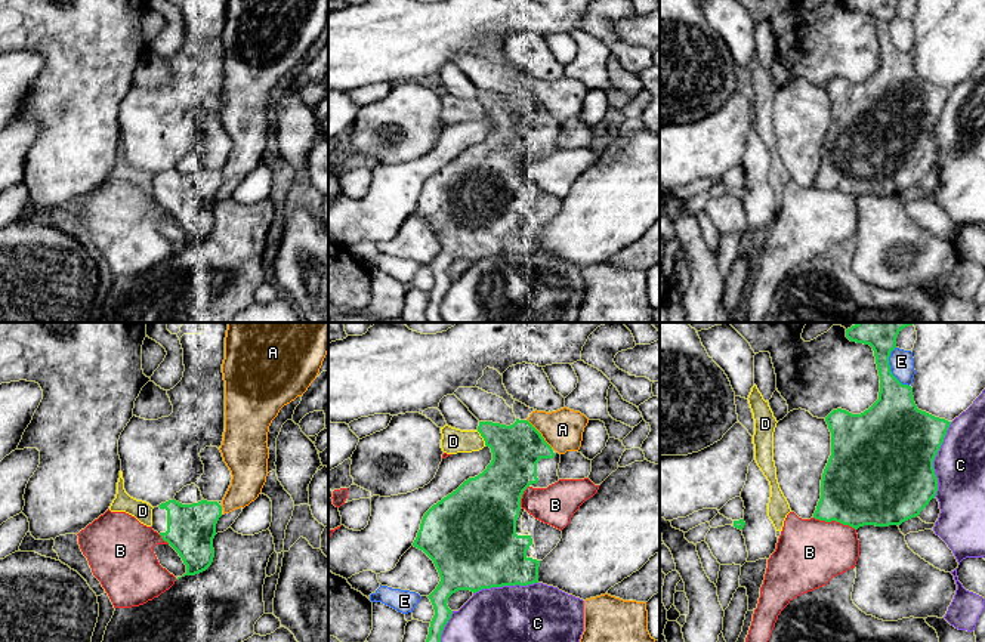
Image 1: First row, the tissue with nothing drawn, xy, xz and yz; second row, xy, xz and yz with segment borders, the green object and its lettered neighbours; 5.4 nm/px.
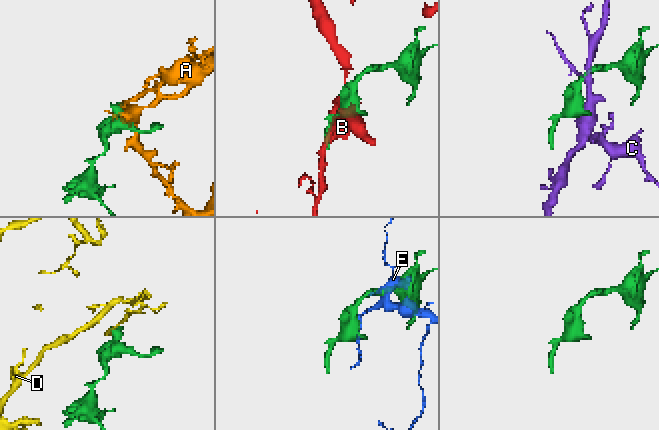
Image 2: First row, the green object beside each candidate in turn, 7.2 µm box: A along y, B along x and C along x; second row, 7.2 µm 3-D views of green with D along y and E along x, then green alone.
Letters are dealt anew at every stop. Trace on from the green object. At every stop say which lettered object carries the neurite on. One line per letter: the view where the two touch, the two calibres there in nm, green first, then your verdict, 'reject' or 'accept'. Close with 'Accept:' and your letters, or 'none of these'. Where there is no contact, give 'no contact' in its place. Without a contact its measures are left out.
A: xz | 260/220 nm | reject
B: yz | 440/360 nm | reject
C: yz | 500/280 nm | reject
D: xz | 260/130 nm | reject
E: yz | 240/130 nm | reject
Accept: none of these

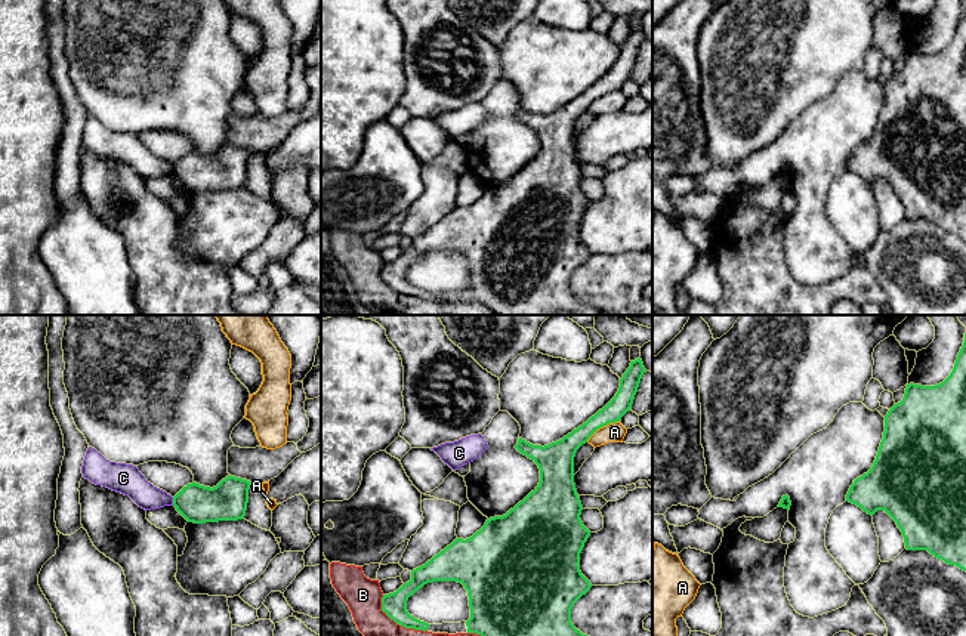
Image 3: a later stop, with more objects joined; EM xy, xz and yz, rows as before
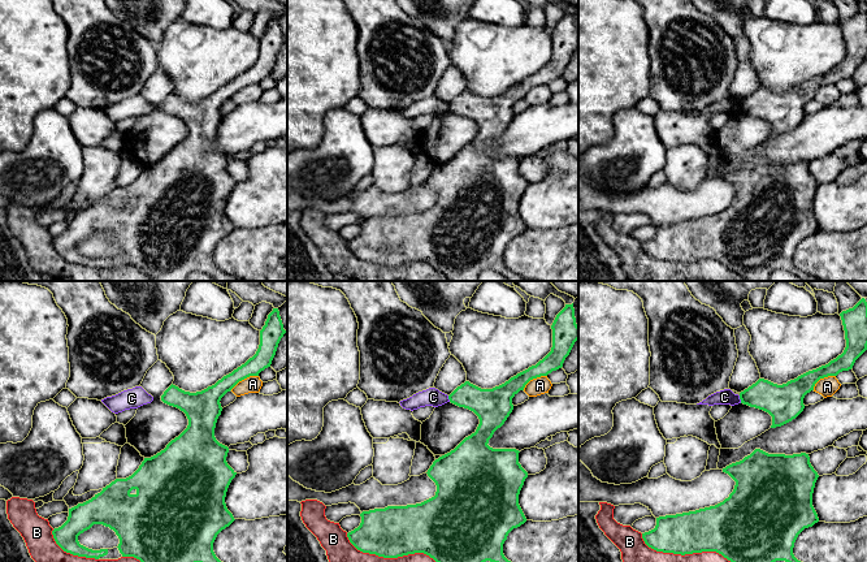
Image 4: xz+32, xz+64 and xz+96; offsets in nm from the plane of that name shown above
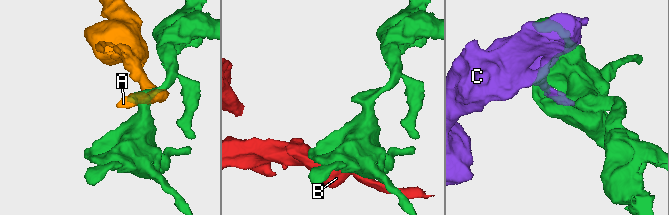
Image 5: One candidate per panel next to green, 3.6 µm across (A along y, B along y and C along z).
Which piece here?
A: xz | 130/110 nm | reject
B: xz | 130/220 nm | reject
C: xy | 200/150 nm | reject
Accept: none of these

